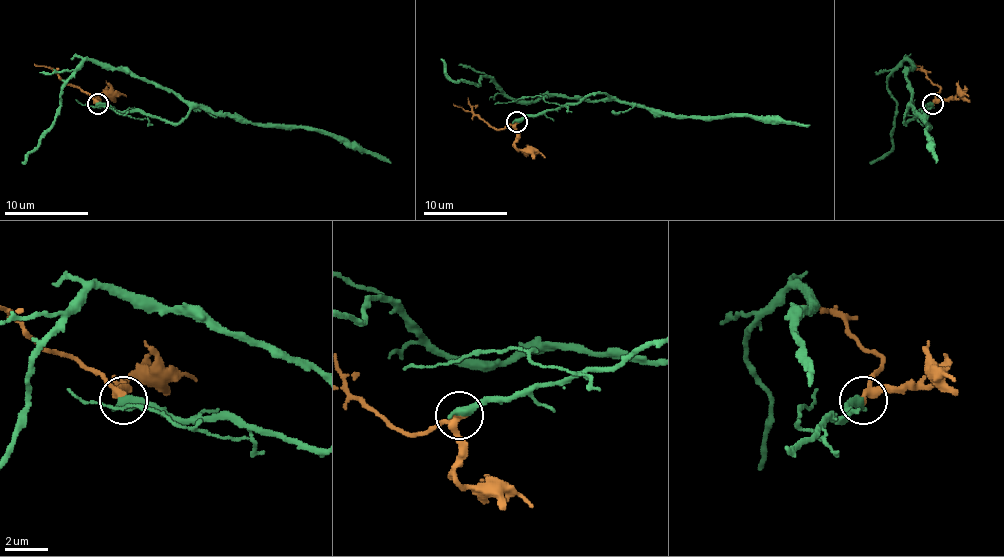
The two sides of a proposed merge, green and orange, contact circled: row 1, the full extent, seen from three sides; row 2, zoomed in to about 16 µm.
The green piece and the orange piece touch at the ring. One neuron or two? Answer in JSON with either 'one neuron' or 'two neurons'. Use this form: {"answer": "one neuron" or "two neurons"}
{"answer": "one neuron"}

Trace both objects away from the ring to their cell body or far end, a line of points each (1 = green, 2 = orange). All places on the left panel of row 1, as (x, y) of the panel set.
1: (98, 103), (174, 122), (189, 110), (176, 95), (119, 69), (85, 61), (60, 95), (60, 114), (22, 162)
2: (98, 103), (49, 67), (35, 63)

